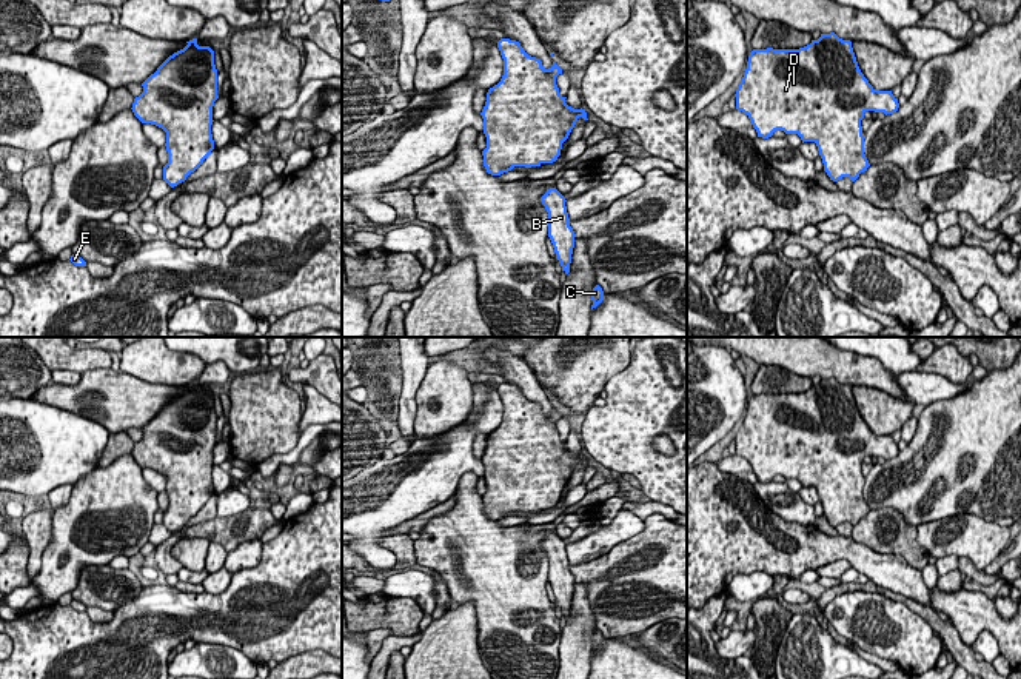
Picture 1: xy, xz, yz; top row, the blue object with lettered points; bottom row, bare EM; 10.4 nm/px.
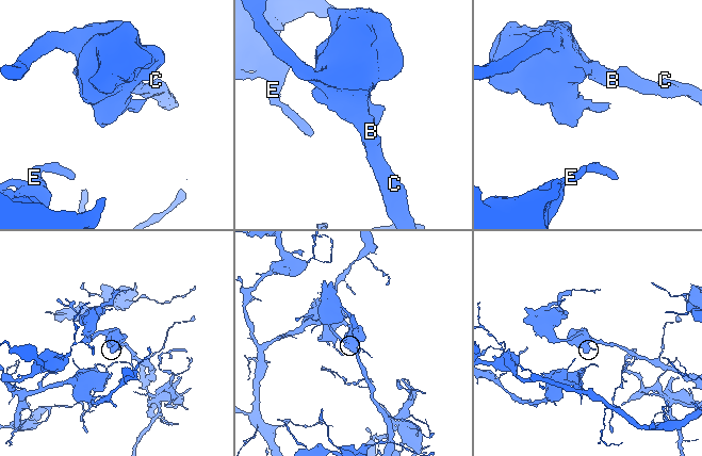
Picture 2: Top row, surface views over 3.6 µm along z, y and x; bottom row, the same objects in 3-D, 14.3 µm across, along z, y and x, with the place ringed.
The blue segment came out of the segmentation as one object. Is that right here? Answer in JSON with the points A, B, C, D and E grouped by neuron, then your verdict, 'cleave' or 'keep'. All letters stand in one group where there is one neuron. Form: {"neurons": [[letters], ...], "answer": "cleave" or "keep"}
{"neurons": [["A", "B", "C", "D", "E"]], "answer": "keep"}

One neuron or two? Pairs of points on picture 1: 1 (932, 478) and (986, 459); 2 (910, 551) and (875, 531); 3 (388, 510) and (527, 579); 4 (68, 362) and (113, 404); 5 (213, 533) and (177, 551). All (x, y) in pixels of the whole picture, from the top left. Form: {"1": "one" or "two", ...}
{"1": "one", "2": "one", "3": "two", "4": "two", "5": "two"}

